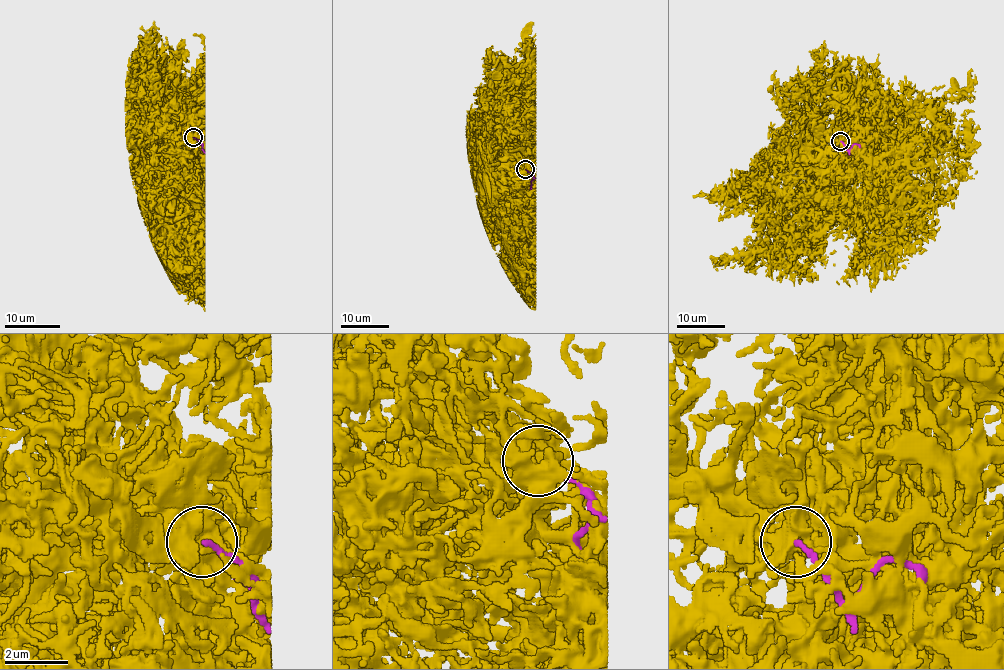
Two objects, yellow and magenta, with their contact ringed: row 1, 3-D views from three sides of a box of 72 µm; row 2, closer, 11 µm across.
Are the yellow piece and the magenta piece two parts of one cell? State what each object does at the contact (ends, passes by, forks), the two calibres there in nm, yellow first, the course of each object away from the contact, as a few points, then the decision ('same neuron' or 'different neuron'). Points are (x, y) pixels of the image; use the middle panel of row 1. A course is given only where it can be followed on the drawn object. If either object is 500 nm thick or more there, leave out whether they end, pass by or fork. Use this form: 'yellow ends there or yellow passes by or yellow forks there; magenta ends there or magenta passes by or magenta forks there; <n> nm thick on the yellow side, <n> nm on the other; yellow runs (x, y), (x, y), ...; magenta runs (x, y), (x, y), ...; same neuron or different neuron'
yellow passes by; magenta ends there; 360 nm thick on the yellow side, 130 nm on the other; yellow runs (524, 168), (520, 158), (531, 149), (520, 108), (534, 89), (532, 68), (529, 56), (518, 49), (510, 62); magenta runs (525, 170), (532, 177), (530, 189); different neuron

